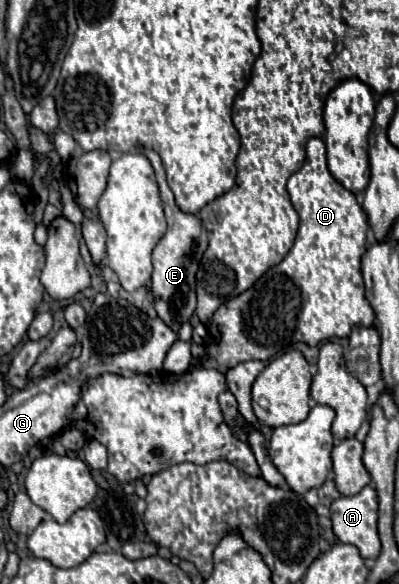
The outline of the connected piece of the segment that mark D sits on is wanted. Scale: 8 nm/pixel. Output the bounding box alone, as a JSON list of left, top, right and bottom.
[202,137,372,373]

